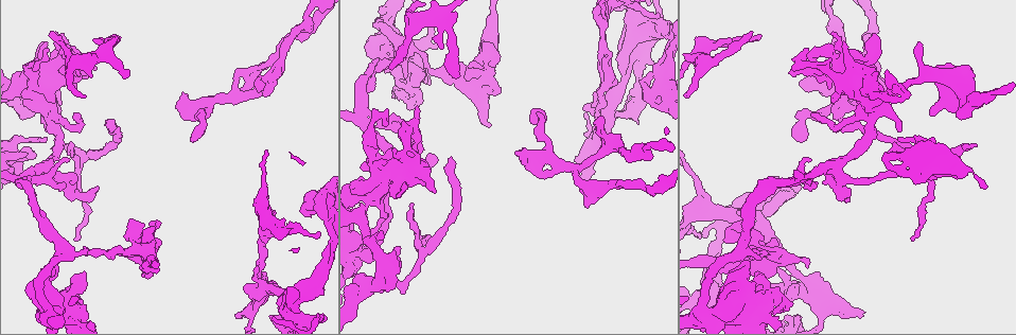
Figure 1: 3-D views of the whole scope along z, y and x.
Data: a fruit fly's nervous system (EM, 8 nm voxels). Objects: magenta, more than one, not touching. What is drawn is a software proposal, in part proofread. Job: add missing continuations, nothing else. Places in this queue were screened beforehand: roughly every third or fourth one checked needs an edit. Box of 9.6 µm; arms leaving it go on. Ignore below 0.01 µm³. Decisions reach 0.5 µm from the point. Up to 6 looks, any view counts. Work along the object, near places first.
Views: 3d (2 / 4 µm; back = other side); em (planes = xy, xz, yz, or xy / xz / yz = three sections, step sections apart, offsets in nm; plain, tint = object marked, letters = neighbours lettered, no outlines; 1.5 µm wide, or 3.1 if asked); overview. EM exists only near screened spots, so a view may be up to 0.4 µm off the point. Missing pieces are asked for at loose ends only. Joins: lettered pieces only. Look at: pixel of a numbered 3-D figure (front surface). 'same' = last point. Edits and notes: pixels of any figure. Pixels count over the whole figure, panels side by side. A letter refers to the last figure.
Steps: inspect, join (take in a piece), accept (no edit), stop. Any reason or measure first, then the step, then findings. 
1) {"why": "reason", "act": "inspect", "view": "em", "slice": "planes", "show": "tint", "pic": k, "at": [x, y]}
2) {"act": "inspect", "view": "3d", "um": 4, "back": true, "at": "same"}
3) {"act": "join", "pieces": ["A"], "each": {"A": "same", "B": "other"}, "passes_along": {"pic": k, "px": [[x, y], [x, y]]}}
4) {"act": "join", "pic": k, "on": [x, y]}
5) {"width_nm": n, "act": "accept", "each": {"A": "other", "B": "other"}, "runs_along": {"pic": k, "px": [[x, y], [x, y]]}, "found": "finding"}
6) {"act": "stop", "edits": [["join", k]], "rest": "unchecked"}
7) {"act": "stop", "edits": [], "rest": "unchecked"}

{"why": "free end", "act": "inspect", "view": "3d", "um": 4, "pic": 1, "at": [919, 43]}

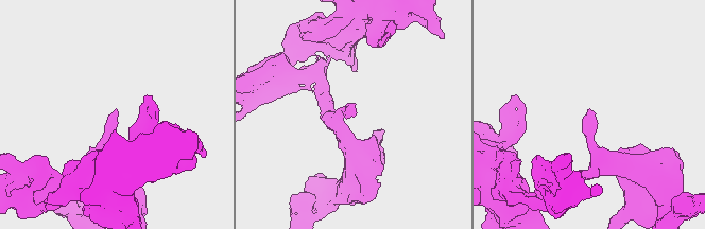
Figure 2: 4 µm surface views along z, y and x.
{"why": "now the EM", "act": "inspect", "view": "em", "slice": "xy", "step": 4, "show": "letters", "pic": 2, "at": [117, 111]}

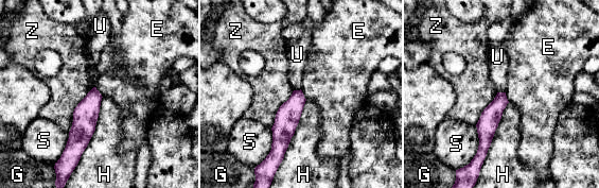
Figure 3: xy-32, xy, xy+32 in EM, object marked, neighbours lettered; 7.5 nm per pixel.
{"act": "accept", "each": {"E": "other", "G": "other", "H": "other", "S": "other", "U": "other", "Z": "other"}, "runs_along": {"pic": 3, "px": [[94, 91], [75, 146], [75, 154]]}, "found": "no lettered piece goes on from it"}

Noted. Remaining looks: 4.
{"why": "free end", "act": "inspect", "view": "em", "slice": "yz", "step": 4, "show": "tint", "pic": 1, "at": [934, 116]}

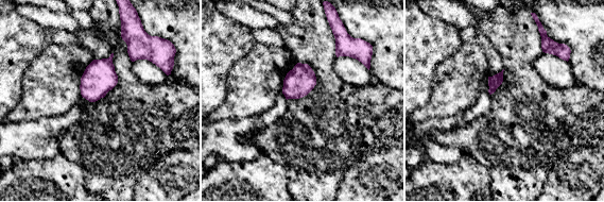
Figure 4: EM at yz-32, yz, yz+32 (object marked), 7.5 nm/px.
{"act": "inspect", "view": "em", "slice": "planes", "show": "letters", "at": "same"}

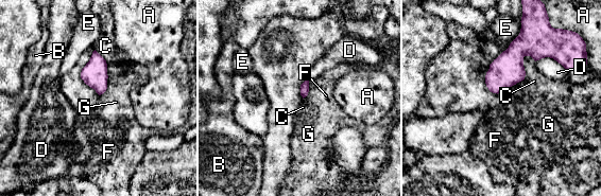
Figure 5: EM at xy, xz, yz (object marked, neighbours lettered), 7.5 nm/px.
{"longest_contact_nm": ["C", 300], "act": "accept", "each": {"A": "other", "B": "other", "C": "other", "D": "other", "E": "other", "F": "other", "G": "other"}, "found": "no lettered piece goes on from it"}

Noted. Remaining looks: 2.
{"why": "free end", "act": "inspect", "view": "em", "slice": "xz", "step": 8, "show": "tint", "pic": 1, "at": [694, 39]}

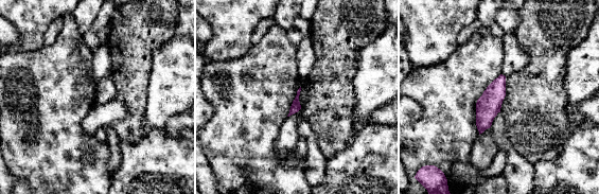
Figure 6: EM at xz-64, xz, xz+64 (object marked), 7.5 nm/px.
{"why": "what lies round it", "act": "inspect", "view": "em", "slice": "xz", "step": 8, "show": "letters", "at": "same"}

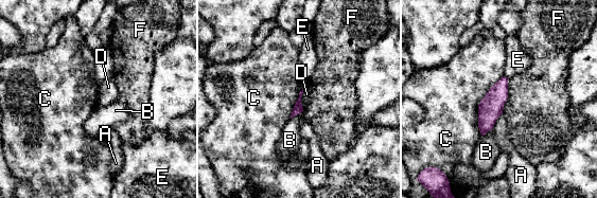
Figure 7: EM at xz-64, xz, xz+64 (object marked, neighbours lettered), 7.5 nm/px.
{"act": "accept", "each": {"A": "other", "B": "other", "C": "other", "D": "other", "E": "other", "F": "other"}, "border": {"pic": 7, "px": [[503, 75], [479, 102], [480, 136]]}, "found": "no lettered piece goes on from it"}

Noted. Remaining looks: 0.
{"act": "stop", "edits": [], "rest": "unchecked"}

